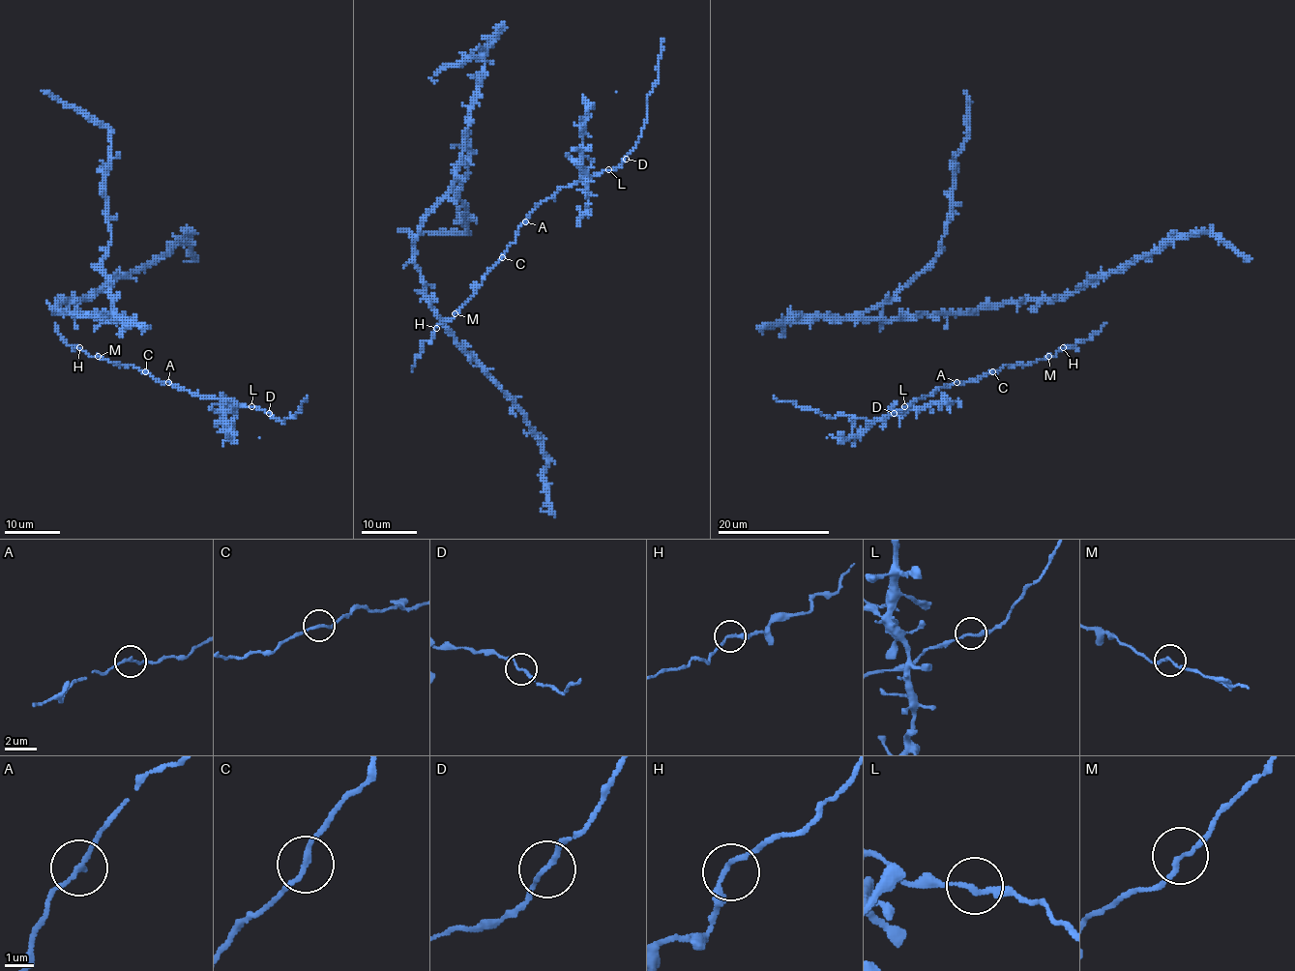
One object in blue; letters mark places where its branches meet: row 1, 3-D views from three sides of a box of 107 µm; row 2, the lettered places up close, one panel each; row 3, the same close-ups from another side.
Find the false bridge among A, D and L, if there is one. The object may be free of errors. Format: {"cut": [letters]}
{"cut": []}

